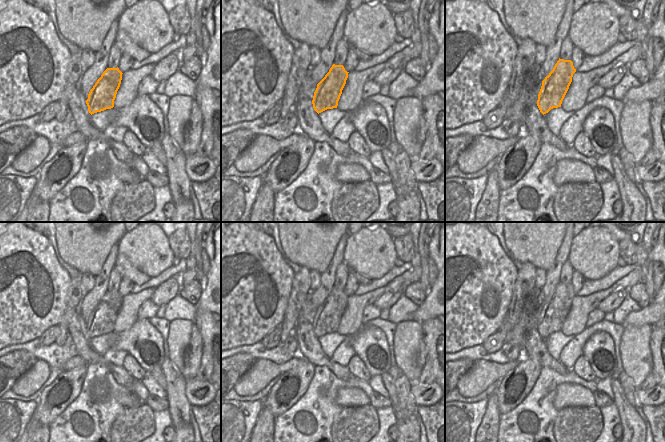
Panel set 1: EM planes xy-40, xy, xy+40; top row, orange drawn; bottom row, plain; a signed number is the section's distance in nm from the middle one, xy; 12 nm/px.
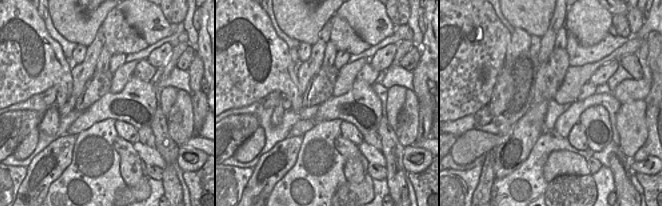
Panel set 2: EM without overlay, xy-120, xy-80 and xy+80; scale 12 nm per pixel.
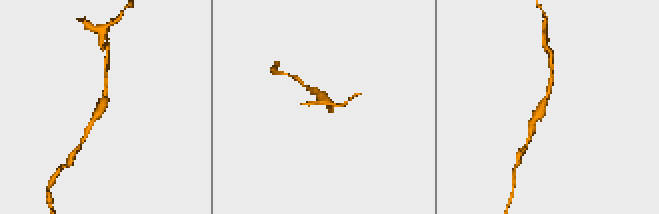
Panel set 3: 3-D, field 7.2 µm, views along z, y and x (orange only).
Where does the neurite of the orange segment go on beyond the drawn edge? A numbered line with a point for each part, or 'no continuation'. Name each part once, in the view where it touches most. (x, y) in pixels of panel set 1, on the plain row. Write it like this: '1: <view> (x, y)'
no continuation

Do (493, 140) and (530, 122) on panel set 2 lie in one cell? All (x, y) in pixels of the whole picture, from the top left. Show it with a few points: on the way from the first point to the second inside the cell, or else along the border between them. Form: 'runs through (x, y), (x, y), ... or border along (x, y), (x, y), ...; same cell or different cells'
border along (508, 135), (504, 141), (494, 148); different cells

